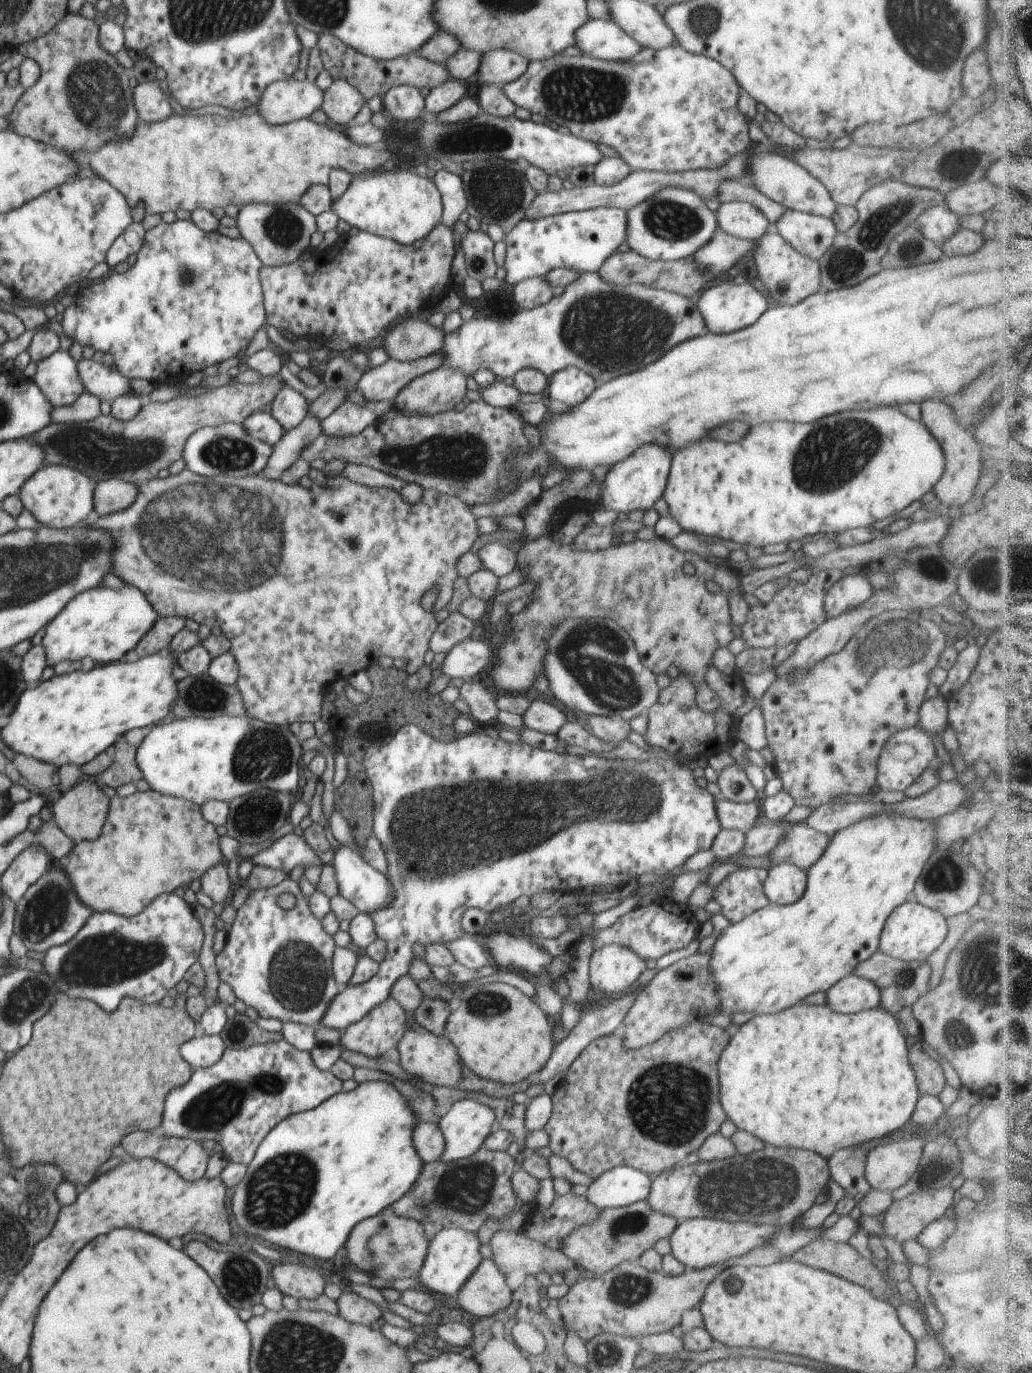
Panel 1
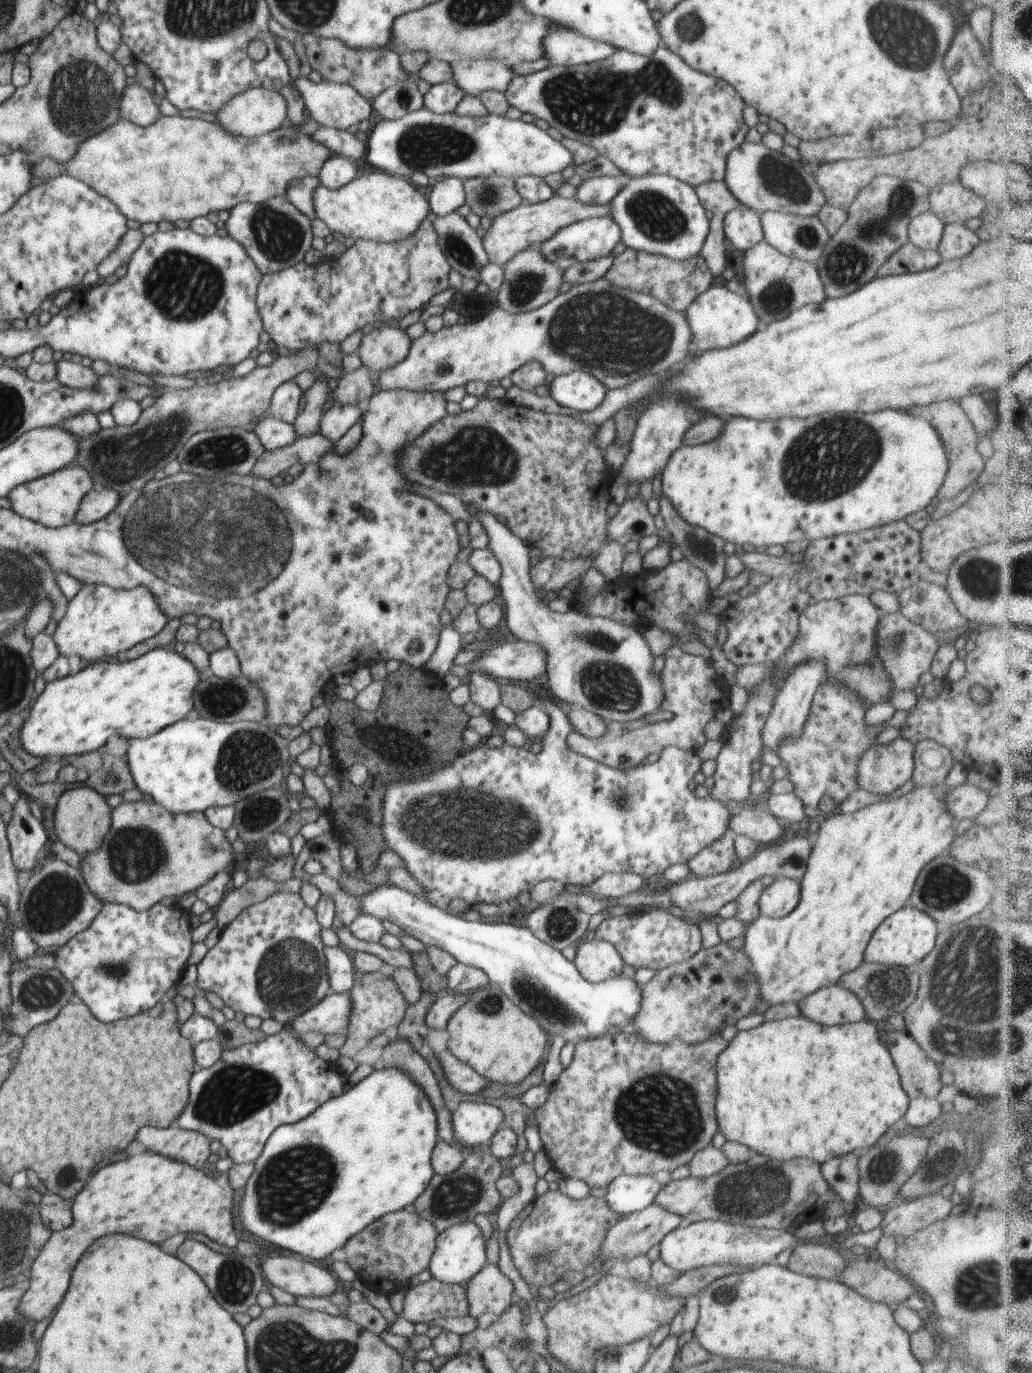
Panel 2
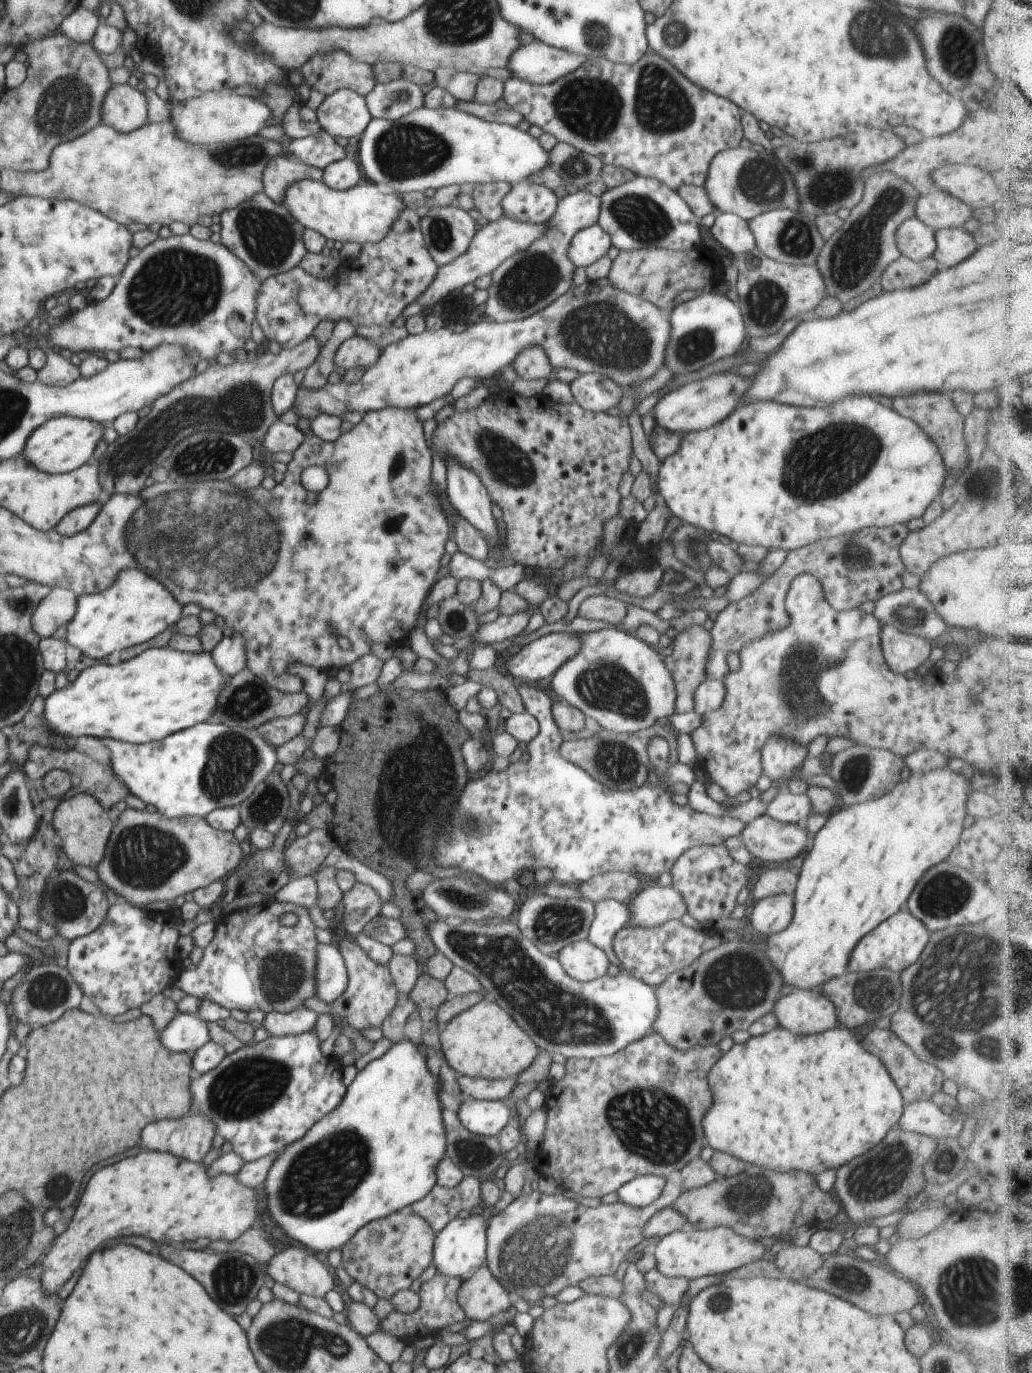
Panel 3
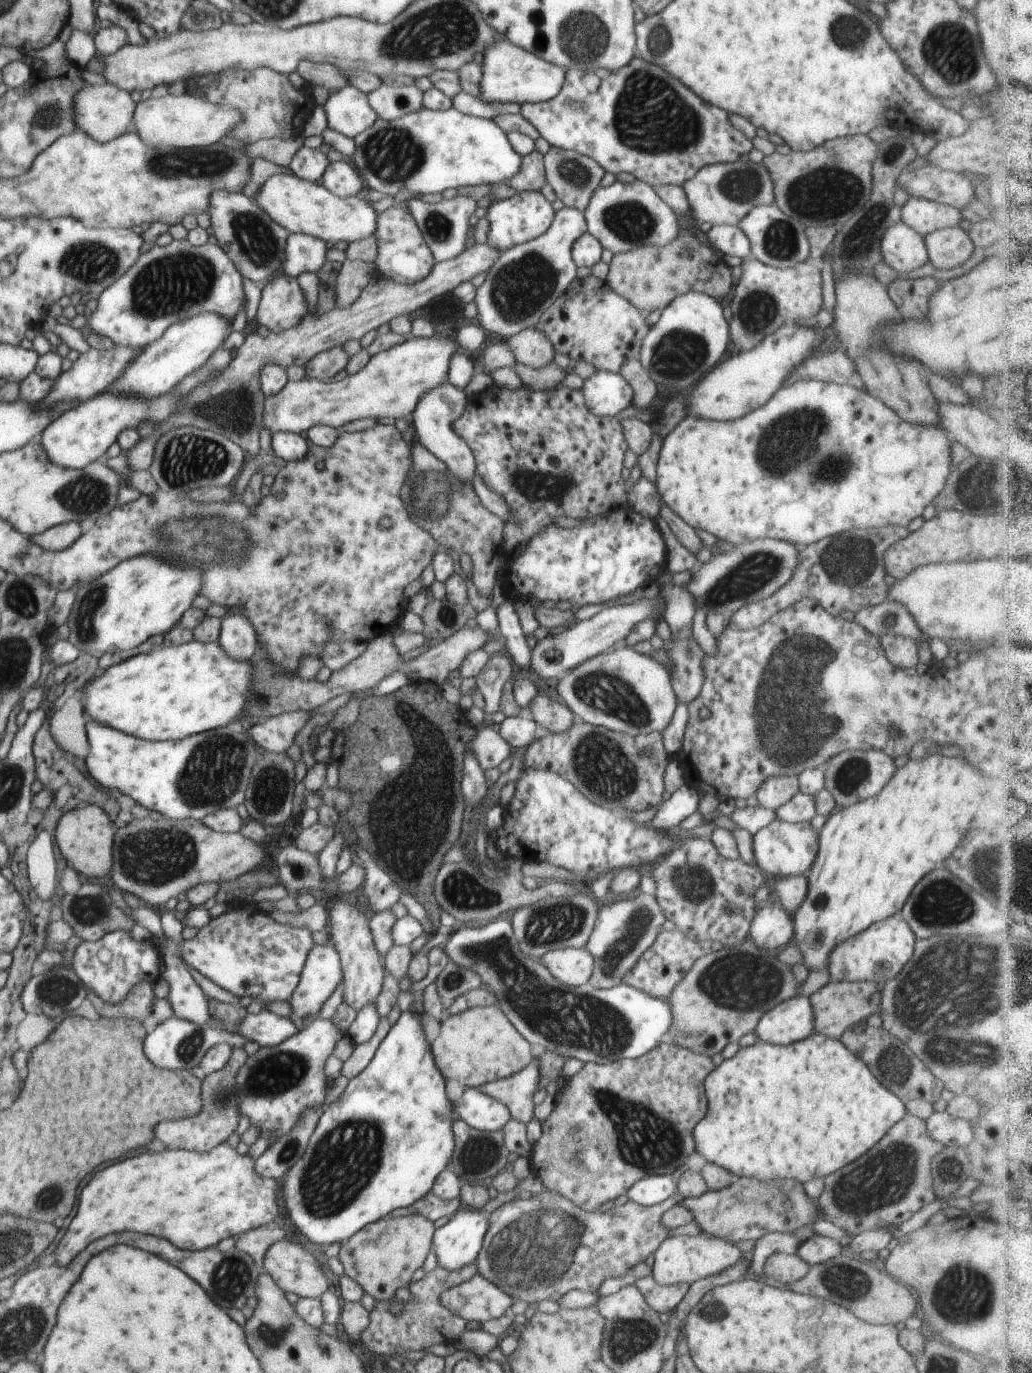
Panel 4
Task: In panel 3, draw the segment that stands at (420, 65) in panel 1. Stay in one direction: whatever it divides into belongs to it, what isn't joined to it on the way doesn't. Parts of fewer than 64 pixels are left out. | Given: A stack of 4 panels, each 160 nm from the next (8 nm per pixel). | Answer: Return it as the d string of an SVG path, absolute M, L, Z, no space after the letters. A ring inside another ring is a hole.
M344 51L316 55L302 68L305 82L326 96L341 89L352 89L365 97L375 86L372 65L356 61Z

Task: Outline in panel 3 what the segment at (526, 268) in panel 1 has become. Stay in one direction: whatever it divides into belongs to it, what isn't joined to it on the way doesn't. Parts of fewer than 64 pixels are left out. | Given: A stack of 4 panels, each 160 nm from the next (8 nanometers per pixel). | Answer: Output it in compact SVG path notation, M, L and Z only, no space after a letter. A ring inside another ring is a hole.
M598 224L577 232L569 244L569 259L575 267L587 267L607 254L611 236Z

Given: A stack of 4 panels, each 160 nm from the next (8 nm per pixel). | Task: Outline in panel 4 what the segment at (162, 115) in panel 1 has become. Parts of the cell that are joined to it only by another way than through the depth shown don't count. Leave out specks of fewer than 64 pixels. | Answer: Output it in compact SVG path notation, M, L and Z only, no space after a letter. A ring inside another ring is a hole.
M104 83L101 85L86 85L73 98L73 120L77 130L86 133L98 142L114 140L117 136L132 130L132 117L136 103L128 91L123 91L116 85Z

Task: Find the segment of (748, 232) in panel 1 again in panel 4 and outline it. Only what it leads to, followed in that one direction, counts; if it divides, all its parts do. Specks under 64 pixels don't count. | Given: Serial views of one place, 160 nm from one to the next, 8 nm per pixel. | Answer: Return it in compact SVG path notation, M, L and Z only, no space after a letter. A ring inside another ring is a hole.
M737 225L713 226L707 232L708 240L712 247L726 256L746 259L751 256L751 248L748 237Z

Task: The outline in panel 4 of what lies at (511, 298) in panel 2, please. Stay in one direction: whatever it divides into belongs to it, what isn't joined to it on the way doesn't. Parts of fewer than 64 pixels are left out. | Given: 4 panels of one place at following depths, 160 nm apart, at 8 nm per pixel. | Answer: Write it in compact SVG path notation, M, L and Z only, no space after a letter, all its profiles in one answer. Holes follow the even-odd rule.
M563 207L555 212L552 224L544 234L500 254L488 269L483 284L475 290L476 322L495 339L508 338L528 327L535 327L544 312L577 278L571 248L574 241L586 232L584 213Z

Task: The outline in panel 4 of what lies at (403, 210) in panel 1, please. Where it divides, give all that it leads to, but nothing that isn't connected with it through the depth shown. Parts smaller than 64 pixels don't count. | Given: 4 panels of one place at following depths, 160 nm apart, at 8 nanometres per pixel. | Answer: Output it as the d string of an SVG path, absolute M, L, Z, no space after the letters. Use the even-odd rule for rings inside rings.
M292 173L272 175L264 181L252 198L271 219L289 233L304 233L327 242L354 242L374 235L377 215L370 206L357 197L340 198L321 182L310 182Z

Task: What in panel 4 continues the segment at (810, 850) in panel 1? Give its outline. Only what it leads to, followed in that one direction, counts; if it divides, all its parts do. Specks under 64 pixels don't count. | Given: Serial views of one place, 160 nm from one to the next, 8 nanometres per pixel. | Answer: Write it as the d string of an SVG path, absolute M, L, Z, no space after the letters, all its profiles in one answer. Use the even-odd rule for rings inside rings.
M636 892L631 896L609 898L601 903L596 922L584 948L593 956L595 966L589 982L599 989L614 988L623 982L624 975L662 932L662 924L667 920L654 895Z

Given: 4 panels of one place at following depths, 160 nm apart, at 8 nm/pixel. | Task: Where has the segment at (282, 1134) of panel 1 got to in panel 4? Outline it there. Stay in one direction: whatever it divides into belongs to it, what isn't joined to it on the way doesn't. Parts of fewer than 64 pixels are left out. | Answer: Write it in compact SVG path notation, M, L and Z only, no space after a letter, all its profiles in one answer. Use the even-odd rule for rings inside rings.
M403 1009L396 1023L390 1027L388 1034L378 1045L372 1060L368 1066L348 1081L348 1085L338 1100L335 1100L319 1118L315 1131L310 1137L307 1144L306 1152L296 1164L291 1167L290 1171L285 1174L284 1178L284 1198L286 1208L290 1212L292 1222L298 1226L302 1234L306 1234L312 1242L324 1244L326 1247L334 1242L344 1242L353 1234L356 1234L361 1228L368 1223L373 1223L383 1219L386 1216L399 1213L403 1208L408 1208L417 1200L431 1192L432 1185L436 1177L448 1166L451 1161L453 1150L455 1149L455 1138L453 1135L453 1124L455 1119L452 1117L454 1104L448 1101L446 1097L446 1083L442 1073L436 1068L431 1048L426 1043L424 1030L422 1029L421 1018L410 1010Z

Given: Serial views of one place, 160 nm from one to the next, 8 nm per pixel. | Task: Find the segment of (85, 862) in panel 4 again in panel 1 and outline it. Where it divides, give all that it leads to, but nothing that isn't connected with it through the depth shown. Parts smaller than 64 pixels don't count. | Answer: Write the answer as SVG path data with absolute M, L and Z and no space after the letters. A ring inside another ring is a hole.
M80 782L54 802L52 821L75 844L96 840L106 823L109 804L98 782Z

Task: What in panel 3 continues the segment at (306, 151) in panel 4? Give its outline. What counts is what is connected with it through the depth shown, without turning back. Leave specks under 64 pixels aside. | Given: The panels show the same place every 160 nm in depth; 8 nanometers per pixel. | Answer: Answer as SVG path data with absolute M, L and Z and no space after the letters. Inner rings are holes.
M326 131L306 138L292 139L287 144L286 151L302 161L302 164L320 170L346 157L344 147L337 144Z

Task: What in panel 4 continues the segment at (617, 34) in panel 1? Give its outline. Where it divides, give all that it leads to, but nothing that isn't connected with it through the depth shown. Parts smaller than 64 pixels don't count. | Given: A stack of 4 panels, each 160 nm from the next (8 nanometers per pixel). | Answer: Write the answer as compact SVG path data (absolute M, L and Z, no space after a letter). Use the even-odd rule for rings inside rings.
M508 40L496 41L483 52L479 98L482 102L541 103L554 98L565 79L566 69L542 60Z

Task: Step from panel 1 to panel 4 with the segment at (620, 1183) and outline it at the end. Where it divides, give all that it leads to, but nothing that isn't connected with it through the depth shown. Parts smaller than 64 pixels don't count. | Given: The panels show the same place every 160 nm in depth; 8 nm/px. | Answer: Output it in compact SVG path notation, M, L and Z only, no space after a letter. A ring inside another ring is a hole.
M646 1176L628 1189L630 1201L643 1207L661 1203L677 1193L677 1184L672 1181L672 1176Z

